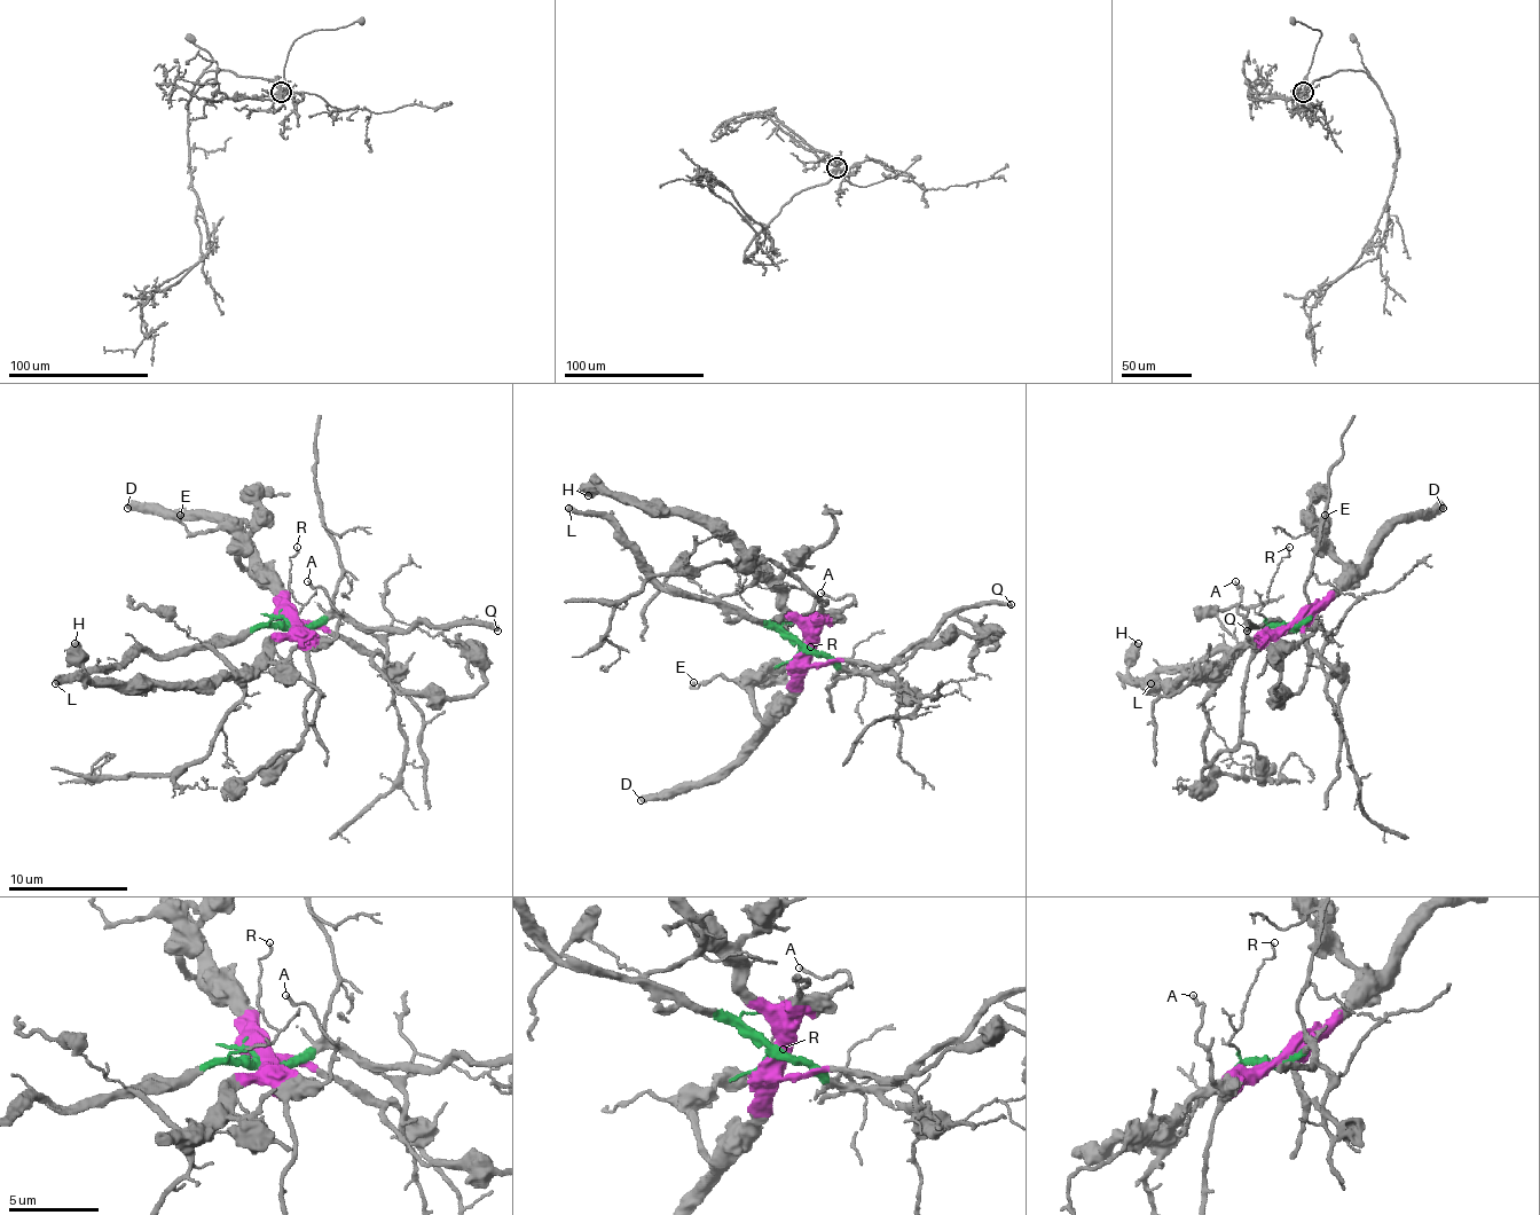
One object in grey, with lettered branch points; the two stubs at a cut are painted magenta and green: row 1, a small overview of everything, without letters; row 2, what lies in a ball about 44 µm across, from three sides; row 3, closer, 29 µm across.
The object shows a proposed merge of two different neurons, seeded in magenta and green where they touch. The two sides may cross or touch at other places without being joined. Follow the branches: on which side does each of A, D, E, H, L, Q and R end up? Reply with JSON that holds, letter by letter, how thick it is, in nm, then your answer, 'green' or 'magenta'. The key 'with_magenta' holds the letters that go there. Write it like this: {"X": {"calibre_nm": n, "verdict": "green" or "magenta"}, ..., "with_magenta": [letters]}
{"A": {"calibre_nm": 160, "verdict": "magenta"}, "D": {"calibre_nm": 460, "verdict": "magenta"}, "E": {"calibre_nm": 190, "verdict": "magenta"}, "H": {"calibre_nm": 460, "verdict": "magenta"}, "L": {"calibre_nm": 440, "verdict": "green"}, "Q": {"calibre_nm": 300, "verdict": "green"}, "R": {"calibre_nm": 110, "verdict": "green"}, "with_magenta": ["A", "D", "E", "H"]}

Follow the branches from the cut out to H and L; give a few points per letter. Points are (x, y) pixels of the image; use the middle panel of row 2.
H: (800, 651), (803, 625), (732, 545), (681, 511), (636, 508), (606, 496), (598, 485), (589, 496)
L: (800, 651), (777, 630), (747, 619), (732, 619), (710, 601), (669, 595), (610, 523), (568, 508)

